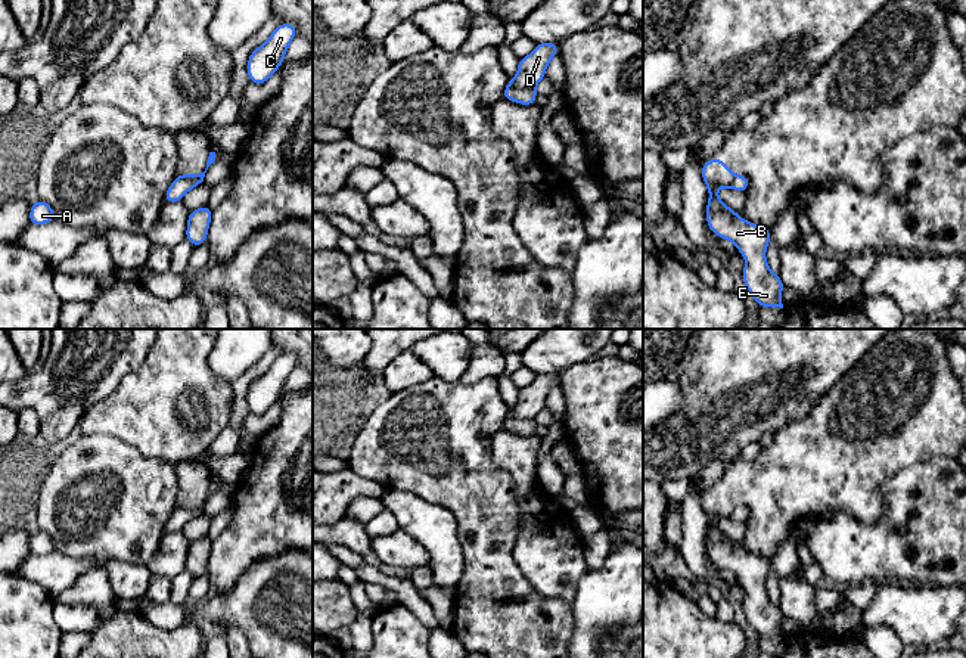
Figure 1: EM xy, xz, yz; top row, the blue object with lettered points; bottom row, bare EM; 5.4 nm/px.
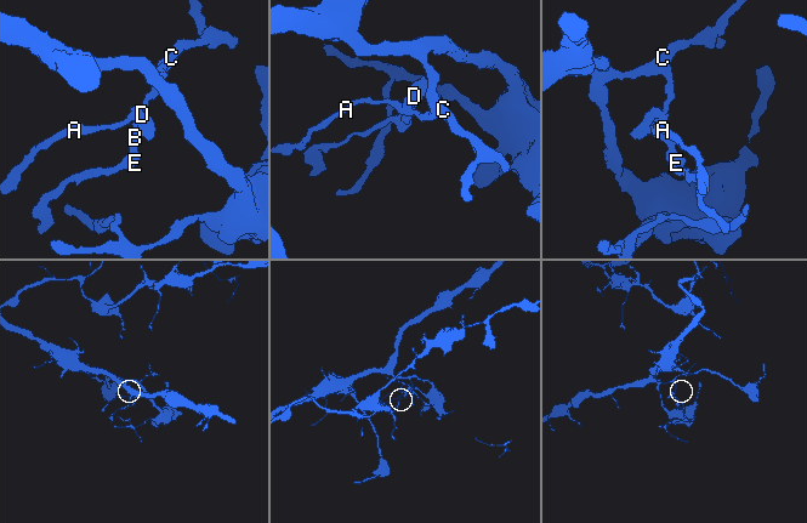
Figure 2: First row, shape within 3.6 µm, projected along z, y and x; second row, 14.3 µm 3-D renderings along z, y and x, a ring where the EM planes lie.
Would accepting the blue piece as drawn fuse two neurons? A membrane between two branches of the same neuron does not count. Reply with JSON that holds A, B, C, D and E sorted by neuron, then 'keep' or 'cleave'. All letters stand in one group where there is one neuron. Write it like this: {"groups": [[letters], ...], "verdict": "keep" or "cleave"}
{"groups": [["A", "C"], ["B", "D", "E"]], "verdict": "cleave"}

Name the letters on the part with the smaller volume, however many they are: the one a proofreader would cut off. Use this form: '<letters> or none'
B, D, E

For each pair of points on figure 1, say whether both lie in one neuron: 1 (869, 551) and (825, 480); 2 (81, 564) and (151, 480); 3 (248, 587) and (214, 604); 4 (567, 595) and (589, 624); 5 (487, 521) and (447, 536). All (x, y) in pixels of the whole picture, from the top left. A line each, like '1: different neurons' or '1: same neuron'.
1: different neurons
2: different neurons
3: same neuron
4: different neurons
5: different neurons

